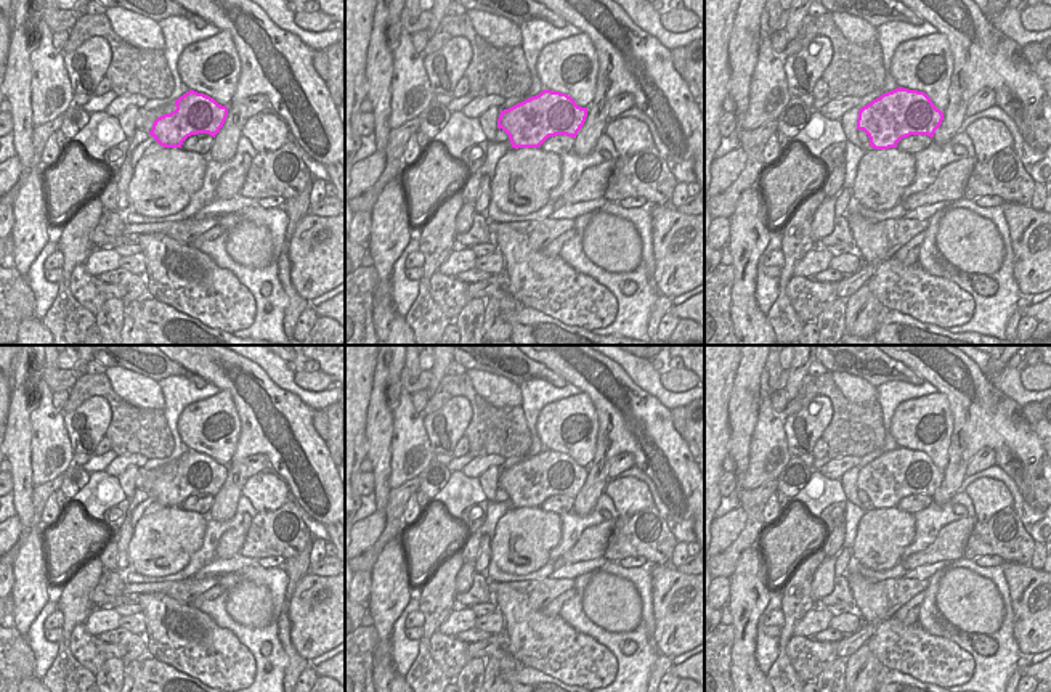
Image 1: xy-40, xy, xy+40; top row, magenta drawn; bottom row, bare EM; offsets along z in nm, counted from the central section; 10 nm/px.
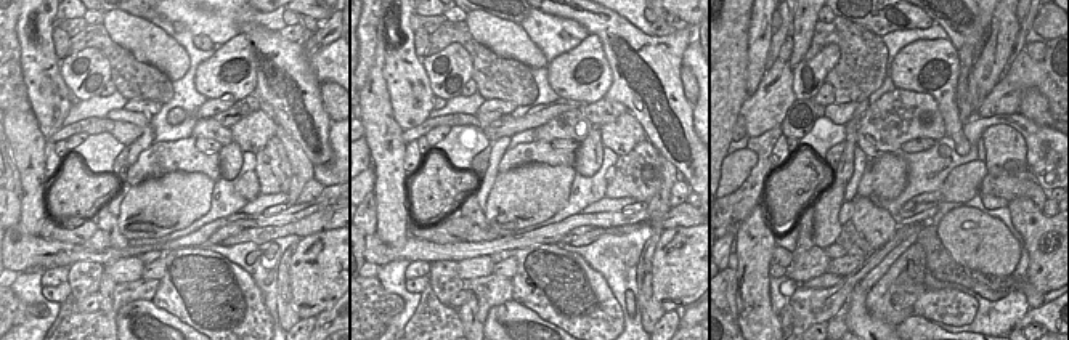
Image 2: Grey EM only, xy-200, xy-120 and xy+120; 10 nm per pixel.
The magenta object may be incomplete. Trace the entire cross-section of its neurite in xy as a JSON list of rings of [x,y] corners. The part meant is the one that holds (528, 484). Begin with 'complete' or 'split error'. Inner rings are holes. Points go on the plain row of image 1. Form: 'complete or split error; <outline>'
complete; [[[542,450],[509,469],[501,470],[497,488],[502,488],[512,507],[539,507],[549,496],[566,495],[574,498],[587,477],[571,456]]]

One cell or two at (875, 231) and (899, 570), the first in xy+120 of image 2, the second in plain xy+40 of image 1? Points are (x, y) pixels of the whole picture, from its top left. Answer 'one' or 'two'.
two

